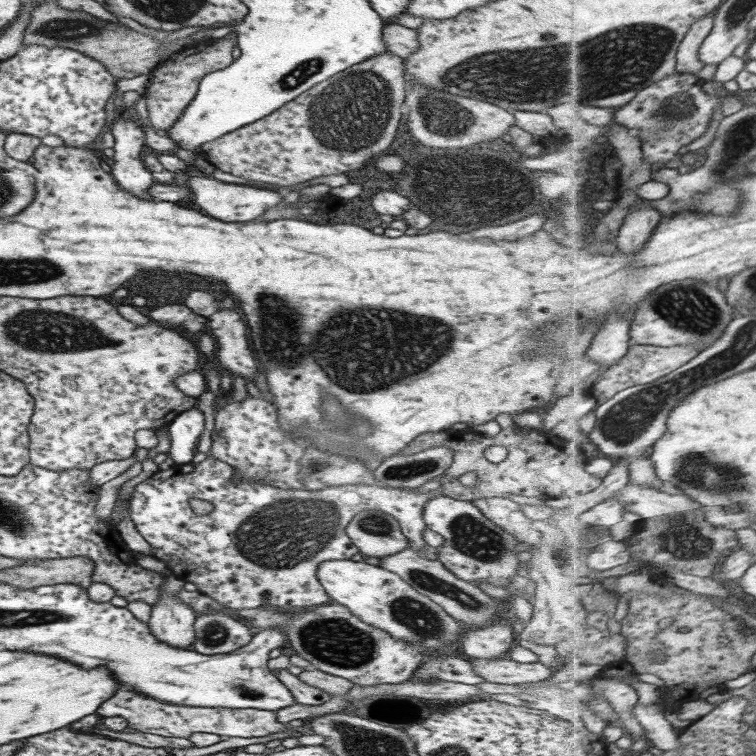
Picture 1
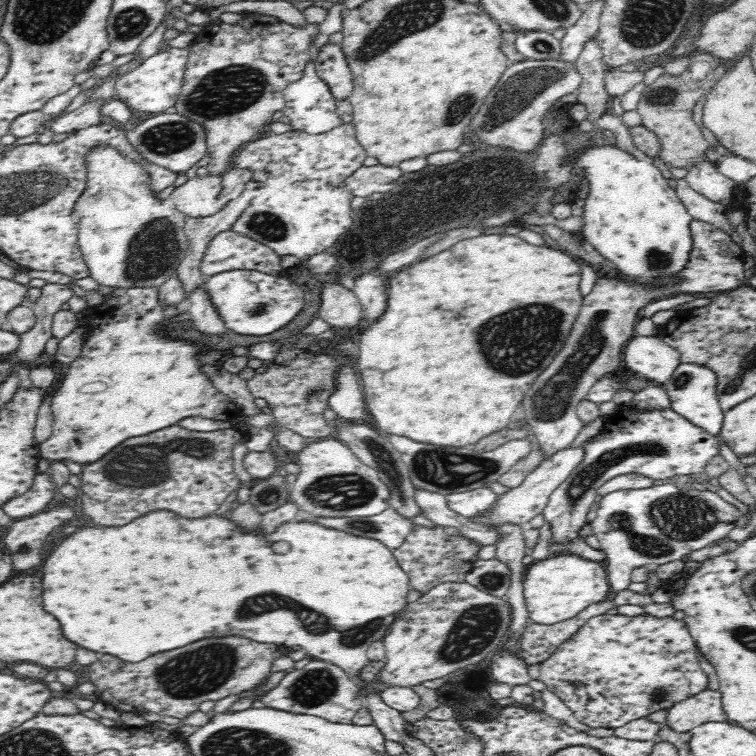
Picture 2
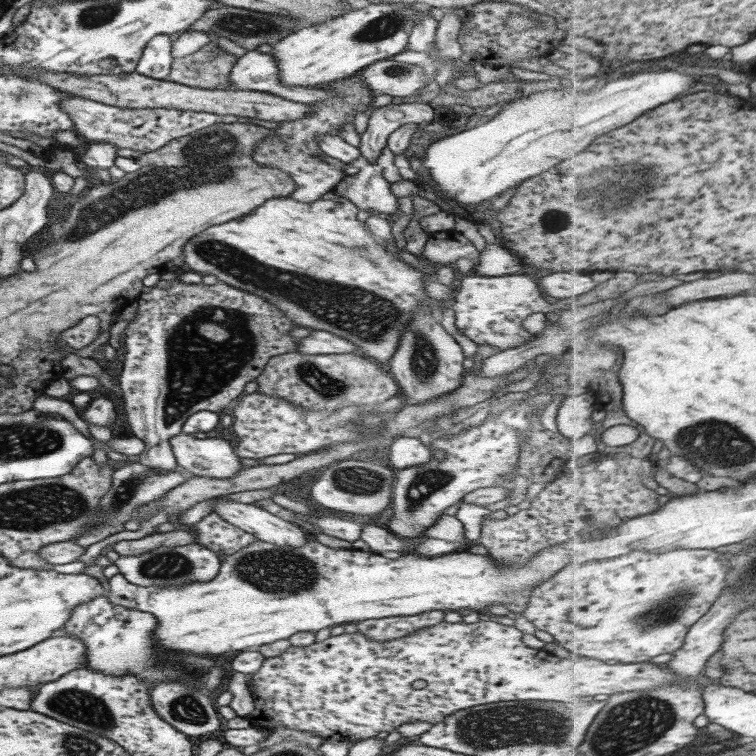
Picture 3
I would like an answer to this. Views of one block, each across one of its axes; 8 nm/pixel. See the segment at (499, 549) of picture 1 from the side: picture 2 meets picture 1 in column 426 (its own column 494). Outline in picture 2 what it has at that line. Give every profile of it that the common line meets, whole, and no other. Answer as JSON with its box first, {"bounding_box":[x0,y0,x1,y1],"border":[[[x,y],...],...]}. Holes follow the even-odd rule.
{"bounding_box":[468,446,582,528],"border":[[[570,446],[559,450],[555,455],[544,459],[516,488],[508,489],[508,492],[498,495],[496,502],[486,512],[476,514],[468,521],[474,521],[478,525],[498,528],[502,525],[528,526],[535,516],[543,514],[544,507],[548,504],[550,495],[556,487],[559,487],[567,476],[582,462],[582,446]]]}

